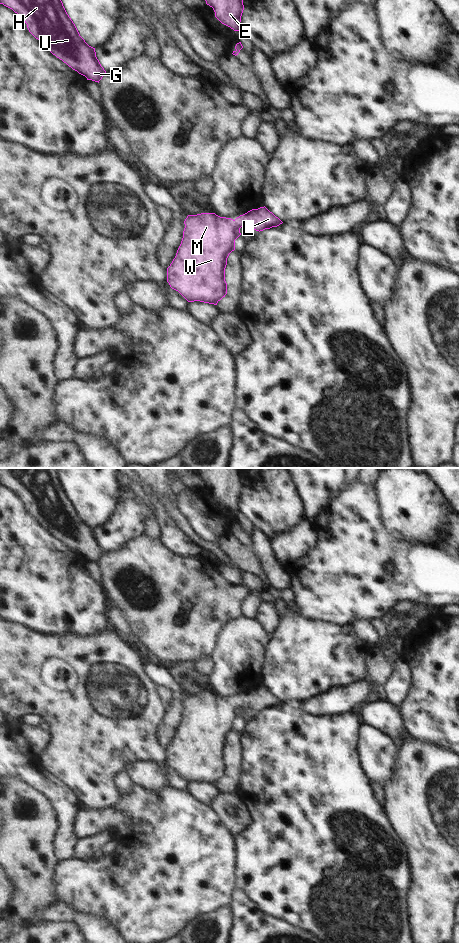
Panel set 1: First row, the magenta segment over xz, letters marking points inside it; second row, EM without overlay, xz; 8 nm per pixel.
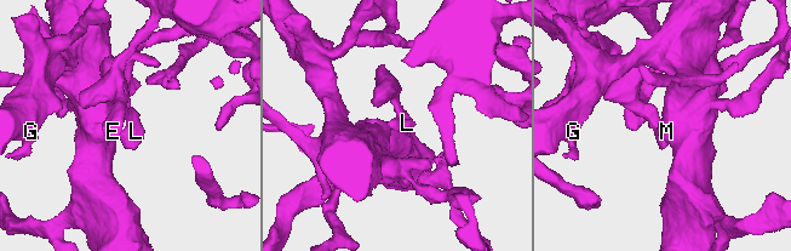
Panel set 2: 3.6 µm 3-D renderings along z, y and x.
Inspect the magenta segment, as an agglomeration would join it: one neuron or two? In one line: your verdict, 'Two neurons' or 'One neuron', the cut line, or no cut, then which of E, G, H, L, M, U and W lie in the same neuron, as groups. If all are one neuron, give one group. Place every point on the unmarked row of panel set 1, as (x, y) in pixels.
One neuron. No split. Groups: E G H L M U W.

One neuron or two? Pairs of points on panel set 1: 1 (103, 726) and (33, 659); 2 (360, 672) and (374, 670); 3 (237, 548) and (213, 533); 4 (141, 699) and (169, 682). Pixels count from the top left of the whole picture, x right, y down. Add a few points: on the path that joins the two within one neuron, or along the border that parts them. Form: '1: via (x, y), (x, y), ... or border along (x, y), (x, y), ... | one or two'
1: via (80, 720), (62, 711), (33, 682) | one
2: border along (370, 648), (364, 660), (366, 674) | two
3: border along (231, 532), (221, 536), (217, 543) | two
4: border along (147, 665), (147, 675), (158, 687) | two

